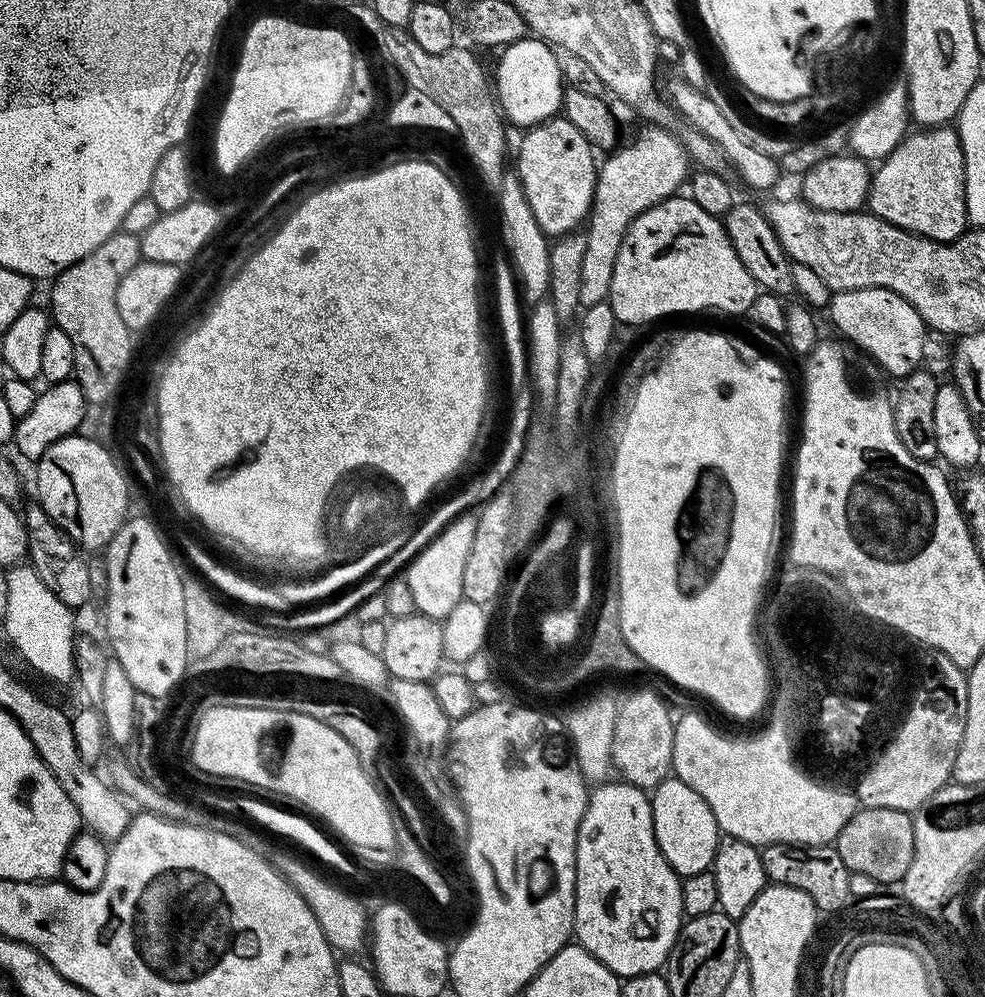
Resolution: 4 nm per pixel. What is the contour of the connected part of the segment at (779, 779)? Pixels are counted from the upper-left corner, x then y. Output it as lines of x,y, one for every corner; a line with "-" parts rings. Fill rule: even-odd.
688,712
675,721
674,750
672,751
672,772
675,779
686,782
714,810
721,833
725,837
757,846
765,844
826,844
835,841
837,834
846,826
858,807
858,801
851,791
839,792
811,780
801,765
788,764
788,752
772,748
768,736
763,732
754,736
723,736
711,728
696,712

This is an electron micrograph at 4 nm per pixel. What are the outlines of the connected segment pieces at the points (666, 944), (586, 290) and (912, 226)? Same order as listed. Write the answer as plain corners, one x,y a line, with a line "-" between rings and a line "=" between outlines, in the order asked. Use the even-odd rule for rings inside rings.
605,782
591,789
584,817
576,831
576,926
574,936
580,947
588,951
594,958
598,958
598,962
605,964
615,976
627,978
647,972
660,972
667,965
668,955
671,954
672,948
676,944
680,925
684,923
686,917
682,910
681,877
677,876
675,870
670,866
670,862
666,862
666,858
654,838
654,818
652,817
652,801
649,793
645,789
636,788
627,782
612,783
=
644,126
644,129
629,144
621,143
611,153
608,161
599,165
596,174
596,189
592,195
592,210
586,221
586,255
582,257
582,294
580,303
584,308
605,303
609,299
611,279
618,257
619,247
623,244
627,228
648,207
677,195
685,187
690,175
690,157
683,143
672,137
669,129
659,126
=
928,126
904,137
895,150
872,172
872,184
868,188
867,211
907,232
930,238
934,242
948,244
969,231
966,210
966,186
964,185
964,151
959,131
952,126

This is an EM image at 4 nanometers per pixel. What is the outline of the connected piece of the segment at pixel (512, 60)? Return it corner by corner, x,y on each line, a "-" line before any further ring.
525,38
514,41
500,54
496,76
494,72
494,95
503,119
509,125
517,124
520,130
527,130
532,125
541,124
543,120
550,120
557,115
564,103
565,90
557,53
539,38

